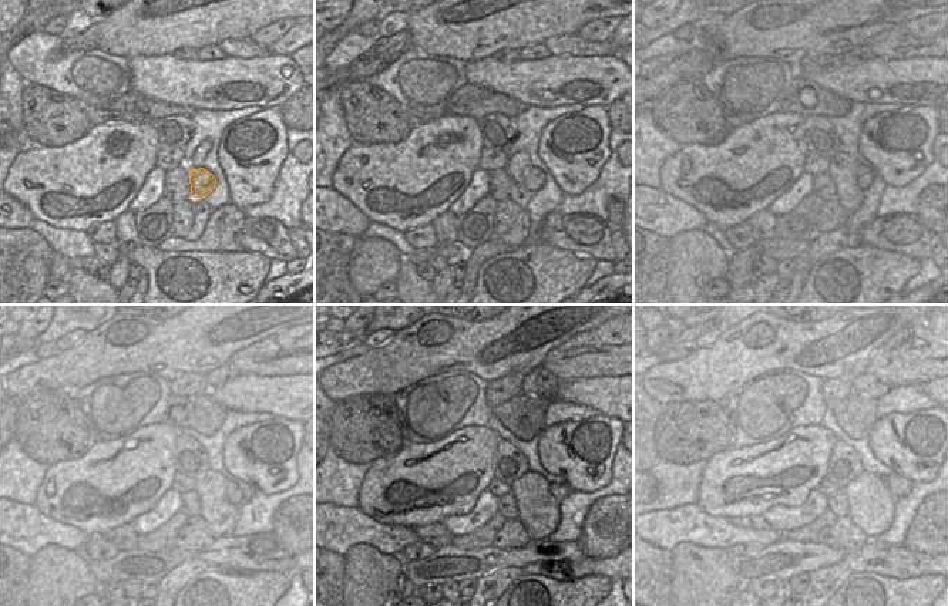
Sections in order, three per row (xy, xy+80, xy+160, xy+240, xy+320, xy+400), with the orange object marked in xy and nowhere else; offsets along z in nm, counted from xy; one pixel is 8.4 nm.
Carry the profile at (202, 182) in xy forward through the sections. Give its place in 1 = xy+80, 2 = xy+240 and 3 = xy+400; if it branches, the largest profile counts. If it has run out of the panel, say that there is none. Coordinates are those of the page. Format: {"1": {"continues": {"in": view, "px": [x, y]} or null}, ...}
{"1": {"continues": {"in": "xy+80", "px": [534, 178]}}, "2": {"continues": {"in": "xy+240", "px": [234, 495]}}, "3": {"continues": {"in": "xy+400", "px": [897, 485]}}}

